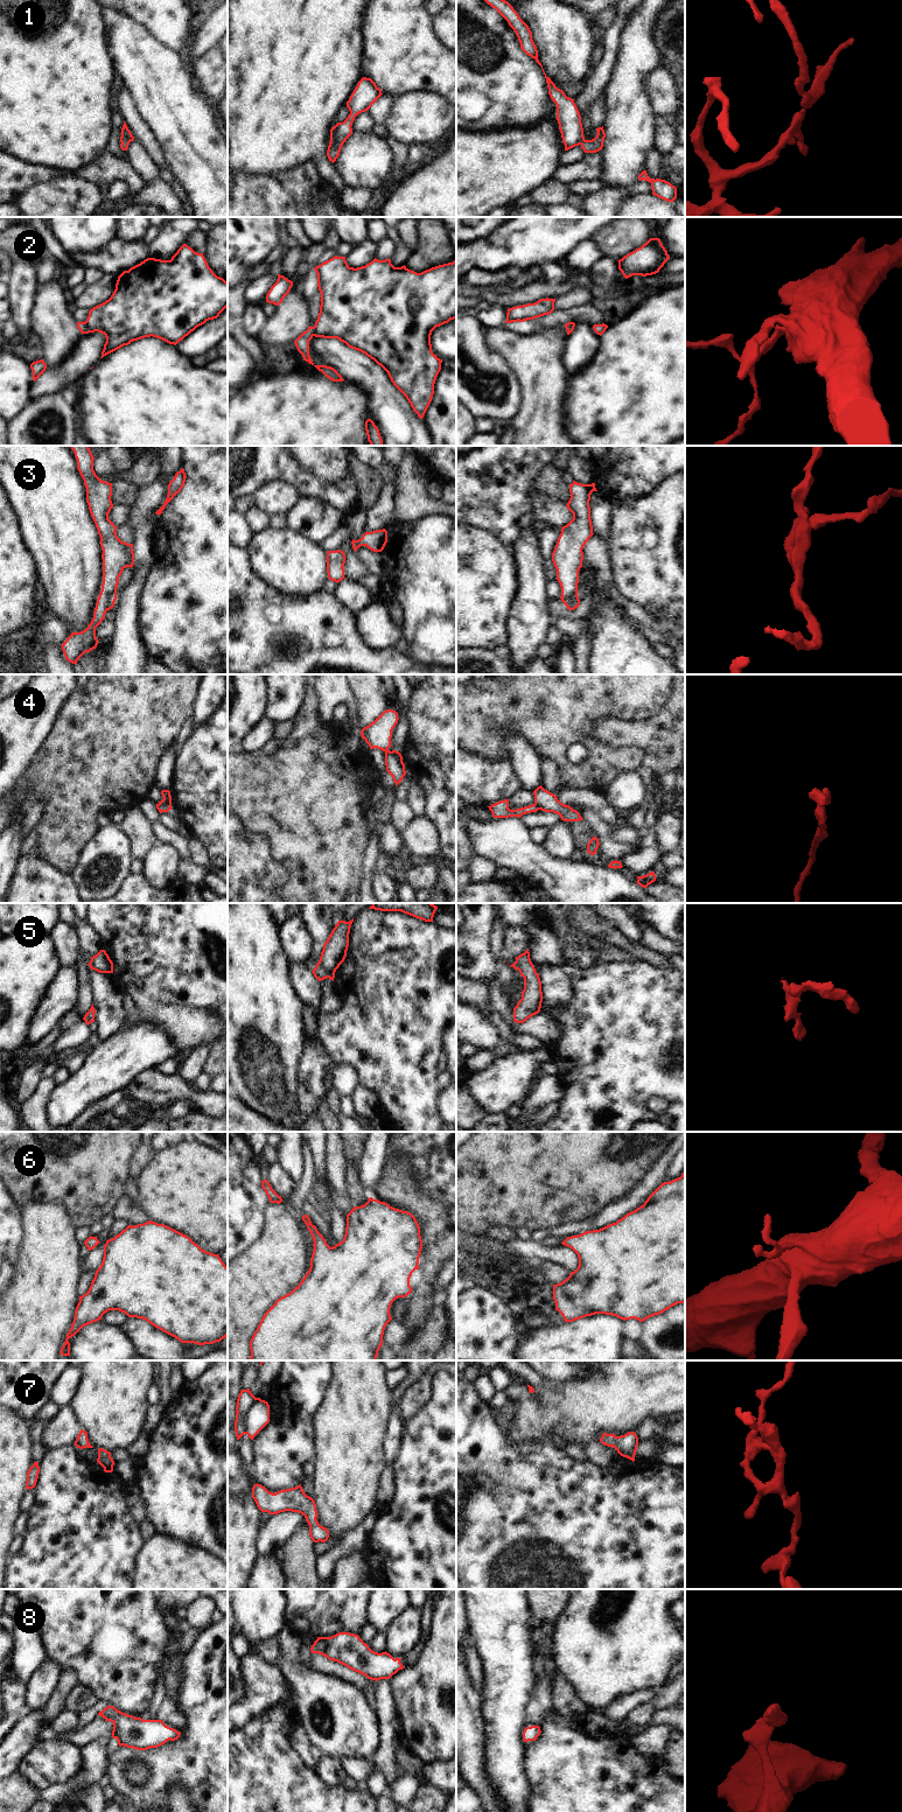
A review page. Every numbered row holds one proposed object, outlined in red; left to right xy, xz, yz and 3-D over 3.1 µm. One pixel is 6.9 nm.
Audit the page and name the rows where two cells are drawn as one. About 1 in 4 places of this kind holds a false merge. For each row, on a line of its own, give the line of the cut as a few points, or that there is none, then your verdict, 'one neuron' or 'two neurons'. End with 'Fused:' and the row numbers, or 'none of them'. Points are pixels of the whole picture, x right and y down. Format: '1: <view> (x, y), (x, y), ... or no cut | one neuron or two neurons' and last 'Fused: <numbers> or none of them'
1: no cut | one neuron
2: xy (85, 322), (85, 330), (83, 333) | two neurons
3: no cut | one neuron
4: xz (398, 751), (387, 751), (385, 754) | two neurons
5: xz (319, 962), (324, 969), (334, 972) | two neurons
6: no cut | one neuron
7: no cut | one neuron
8: no cut | one neuron
Fused: 2, 4, 5

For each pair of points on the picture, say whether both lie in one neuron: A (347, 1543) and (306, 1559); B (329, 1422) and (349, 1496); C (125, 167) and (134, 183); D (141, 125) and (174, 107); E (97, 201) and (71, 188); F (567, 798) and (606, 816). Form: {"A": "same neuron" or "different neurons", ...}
{"A": "different neurons", "B": "same neuron", "C": "same neuron", "D": "different neurons", "E": "same neuron", "F": "same neuron"}

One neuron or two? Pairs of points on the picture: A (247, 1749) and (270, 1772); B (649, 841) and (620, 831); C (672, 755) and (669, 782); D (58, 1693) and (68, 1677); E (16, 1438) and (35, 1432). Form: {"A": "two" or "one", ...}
{"A": "one", "B": "two", "C": "two", "D": "one", "E": "two"}

